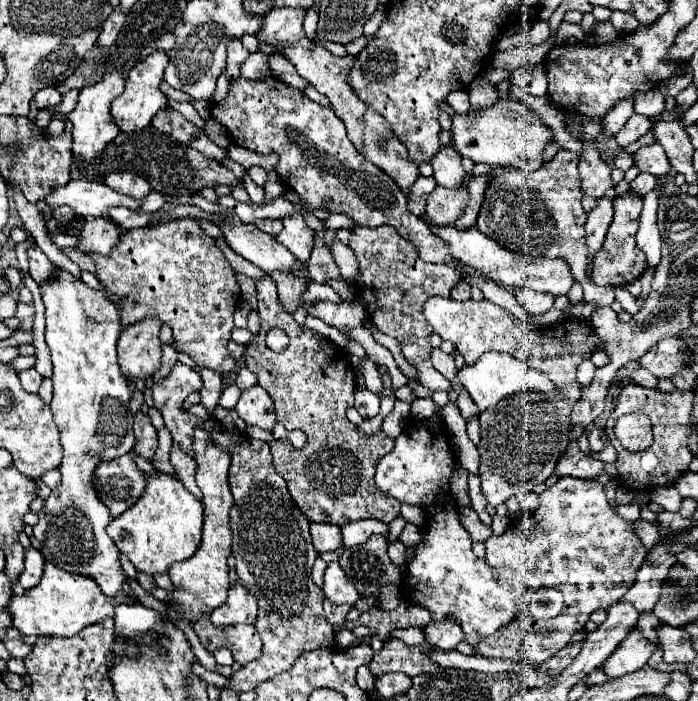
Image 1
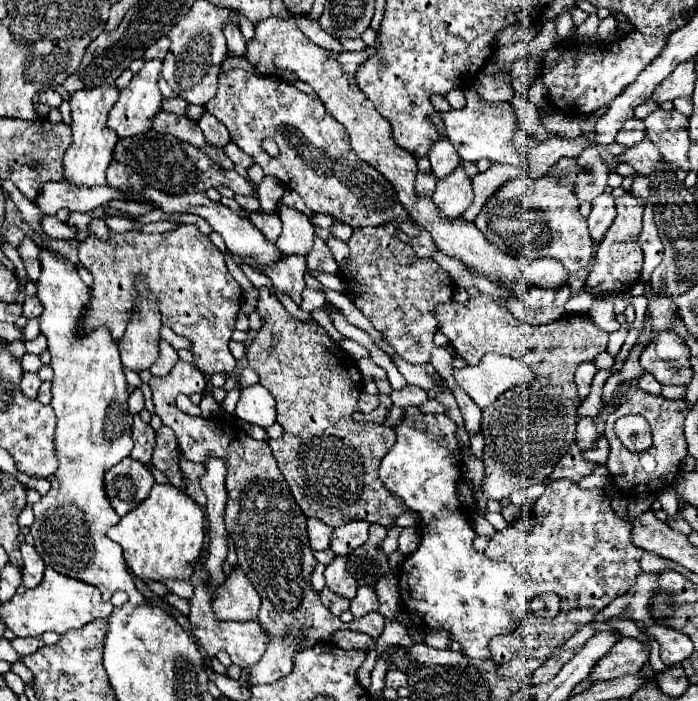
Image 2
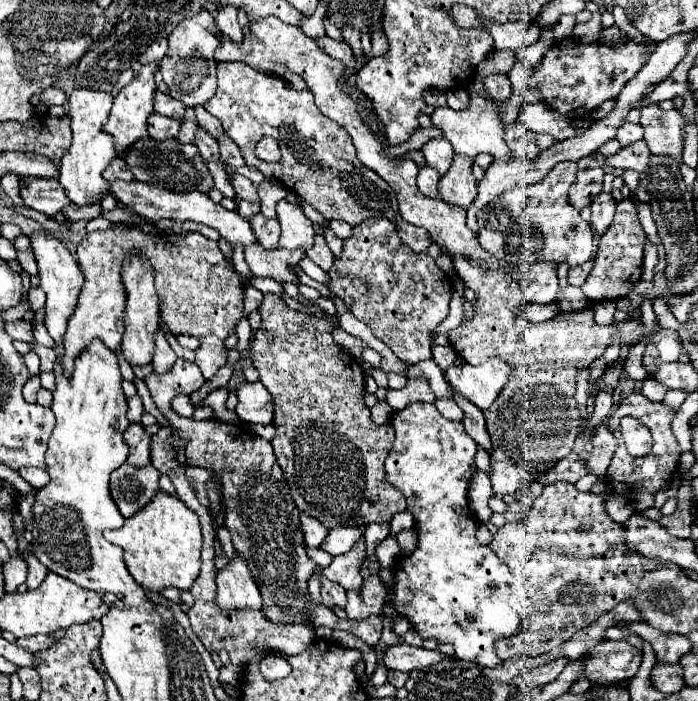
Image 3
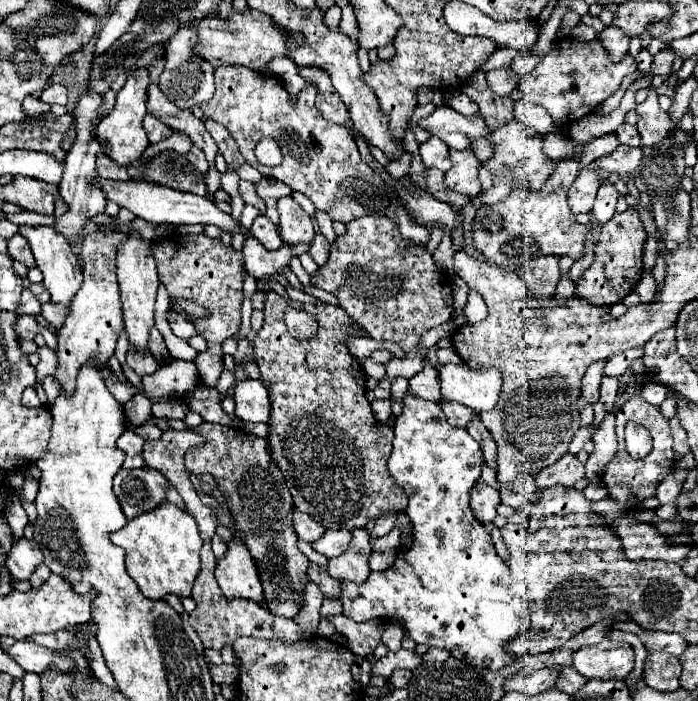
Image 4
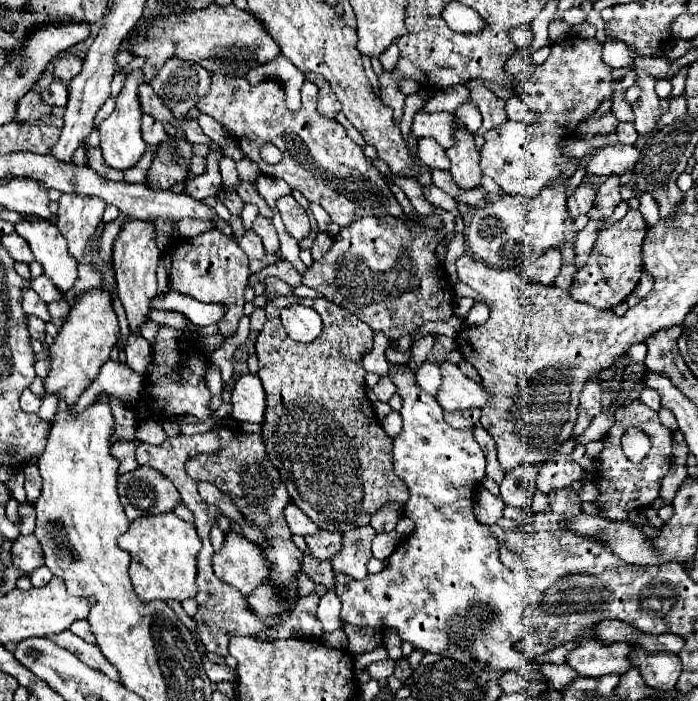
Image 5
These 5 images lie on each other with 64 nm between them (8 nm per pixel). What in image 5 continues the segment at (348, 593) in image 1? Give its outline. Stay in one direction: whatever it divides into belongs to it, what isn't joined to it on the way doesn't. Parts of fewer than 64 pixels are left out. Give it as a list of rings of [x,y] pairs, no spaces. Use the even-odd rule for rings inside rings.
[[[362,526],[362,528],[354,528],[352,532],[346,532],[342,540],[342,550],[332,560],[334,570],[344,572],[356,580],[362,580],[362,576],[368,574],[366,564],[372,558],[370,546],[374,536],[376,530],[372,530],[370,526]]]

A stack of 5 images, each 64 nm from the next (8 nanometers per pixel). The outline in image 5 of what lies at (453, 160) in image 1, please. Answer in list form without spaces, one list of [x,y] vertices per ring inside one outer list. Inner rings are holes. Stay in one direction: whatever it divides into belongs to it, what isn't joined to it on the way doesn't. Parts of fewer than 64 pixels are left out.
[[[424,138],[424,140],[418,142],[418,158],[428,168],[438,168],[438,170],[448,170],[450,168],[450,160],[448,160],[444,148],[432,138]]]

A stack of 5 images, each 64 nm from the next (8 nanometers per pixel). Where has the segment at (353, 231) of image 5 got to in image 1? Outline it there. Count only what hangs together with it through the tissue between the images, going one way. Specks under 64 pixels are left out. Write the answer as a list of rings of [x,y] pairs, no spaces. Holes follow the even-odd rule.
[[[358,226],[354,228],[348,246],[354,250],[358,258],[360,278],[354,282],[354,290],[356,296],[360,296],[366,302],[368,318],[374,322],[378,330],[398,340],[404,358],[418,368],[422,386],[430,388],[432,392],[436,390],[448,392],[450,382],[440,372],[436,372],[430,362],[432,348],[428,336],[434,332],[434,328],[424,318],[422,310],[428,298],[450,296],[450,290],[460,280],[458,272],[446,264],[432,264],[420,260],[420,256],[416,256],[416,248],[412,248],[408,240],[398,236],[398,232],[392,226],[376,226],[376,228]]]

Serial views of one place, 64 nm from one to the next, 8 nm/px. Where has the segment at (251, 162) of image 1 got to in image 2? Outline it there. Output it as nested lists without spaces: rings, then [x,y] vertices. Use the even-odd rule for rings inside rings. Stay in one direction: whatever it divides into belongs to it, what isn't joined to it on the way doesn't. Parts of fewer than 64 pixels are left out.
[[[228,142],[222,150],[234,162],[234,166],[242,166],[242,168],[250,168],[252,166],[252,158],[244,156],[244,152],[240,152],[240,148],[236,148],[234,142]]]

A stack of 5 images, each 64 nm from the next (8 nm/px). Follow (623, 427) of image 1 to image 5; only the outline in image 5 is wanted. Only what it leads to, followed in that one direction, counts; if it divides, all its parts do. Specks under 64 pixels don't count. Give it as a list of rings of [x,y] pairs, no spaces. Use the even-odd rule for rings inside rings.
[[[626,428],[621,438],[624,456],[632,462],[640,462],[650,450],[650,438],[638,428]]]

